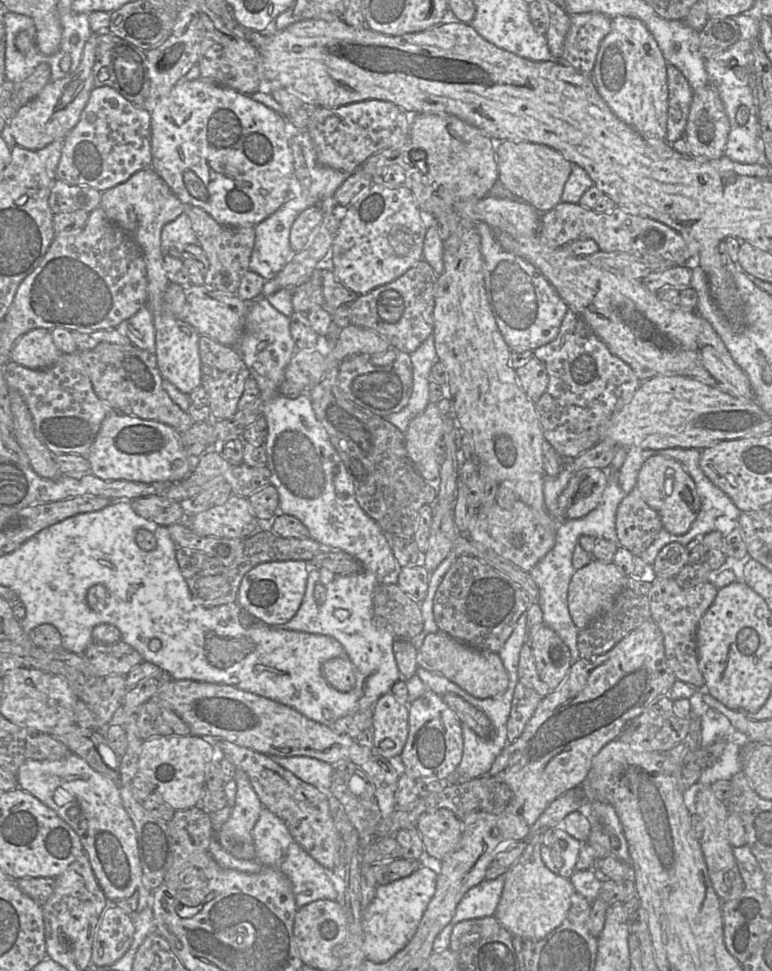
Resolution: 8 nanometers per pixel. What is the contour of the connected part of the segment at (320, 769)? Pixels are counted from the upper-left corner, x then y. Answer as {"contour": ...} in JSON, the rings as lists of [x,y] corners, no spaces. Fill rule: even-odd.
{"contour":[[[269,756],[271,760],[293,773],[300,780],[316,787],[327,797],[331,794],[332,776],[335,766],[310,757]]]}

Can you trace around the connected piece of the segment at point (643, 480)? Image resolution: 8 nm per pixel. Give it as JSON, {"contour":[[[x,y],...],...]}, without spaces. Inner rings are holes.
{"contour":[[[662,455],[649,457],[639,471],[636,486],[644,501],[659,514],[664,529],[674,535],[688,532],[700,511],[701,499],[695,482],[678,461]]]}

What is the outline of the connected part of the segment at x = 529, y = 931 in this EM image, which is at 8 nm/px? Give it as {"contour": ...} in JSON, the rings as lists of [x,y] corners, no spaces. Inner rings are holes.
{"contour":[[[540,828],[519,859],[506,872],[506,879],[495,918],[512,936],[538,941],[562,924],[571,906],[575,889],[569,879],[551,872],[541,858],[543,833],[550,828]]]}

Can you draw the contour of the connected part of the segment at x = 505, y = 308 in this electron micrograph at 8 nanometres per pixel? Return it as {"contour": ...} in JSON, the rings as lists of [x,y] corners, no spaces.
{"contour":[[[476,222],[483,257],[484,284],[490,308],[511,351],[532,350],[553,341],[568,310],[551,283],[526,259],[504,250],[485,222]]]}

